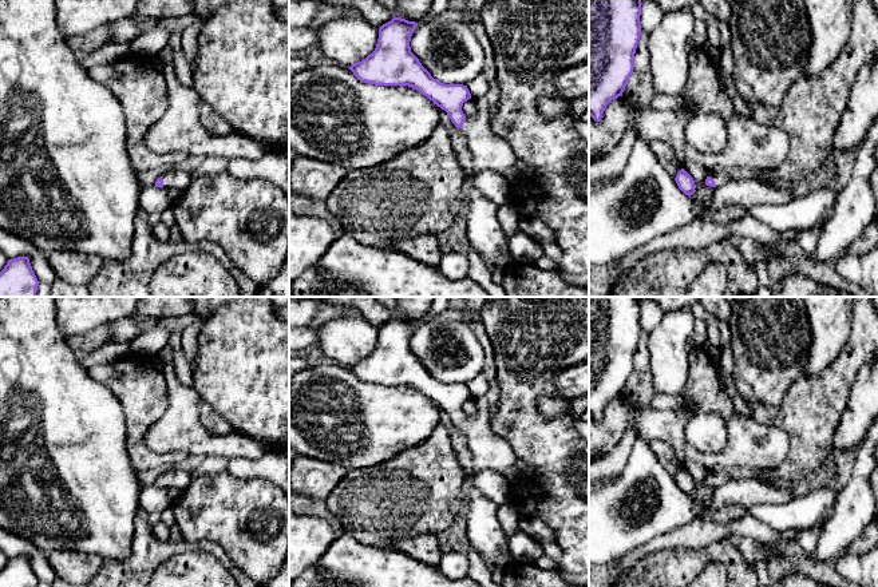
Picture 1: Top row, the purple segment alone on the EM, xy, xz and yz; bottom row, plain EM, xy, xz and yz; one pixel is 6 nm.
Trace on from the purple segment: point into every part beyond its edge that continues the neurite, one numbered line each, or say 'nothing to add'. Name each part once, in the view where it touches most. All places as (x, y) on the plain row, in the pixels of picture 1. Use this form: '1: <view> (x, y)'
1: yz (720, 478)

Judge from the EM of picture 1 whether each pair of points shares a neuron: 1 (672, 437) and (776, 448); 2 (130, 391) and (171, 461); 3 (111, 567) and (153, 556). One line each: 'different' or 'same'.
1: same
2: same
3: same

